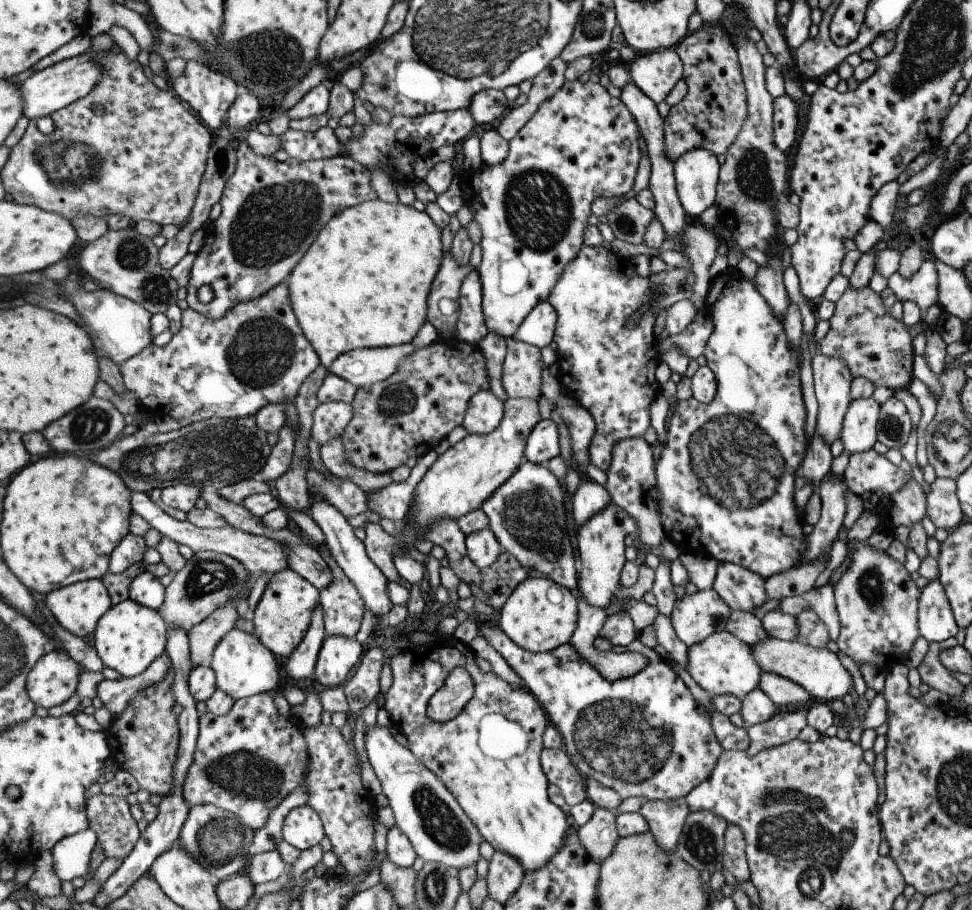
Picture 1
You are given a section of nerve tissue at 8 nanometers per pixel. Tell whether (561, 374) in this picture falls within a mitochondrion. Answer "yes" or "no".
no

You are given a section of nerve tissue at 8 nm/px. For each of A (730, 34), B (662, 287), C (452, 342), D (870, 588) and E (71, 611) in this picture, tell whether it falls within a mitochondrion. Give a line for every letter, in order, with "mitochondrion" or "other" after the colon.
A: other
B: mitochondrion
C: other
D: mitochondrion
E: other

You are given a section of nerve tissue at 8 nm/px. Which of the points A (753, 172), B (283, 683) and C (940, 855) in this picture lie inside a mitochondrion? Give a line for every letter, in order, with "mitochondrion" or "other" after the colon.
A: mitochondrion
B: other
C: other

